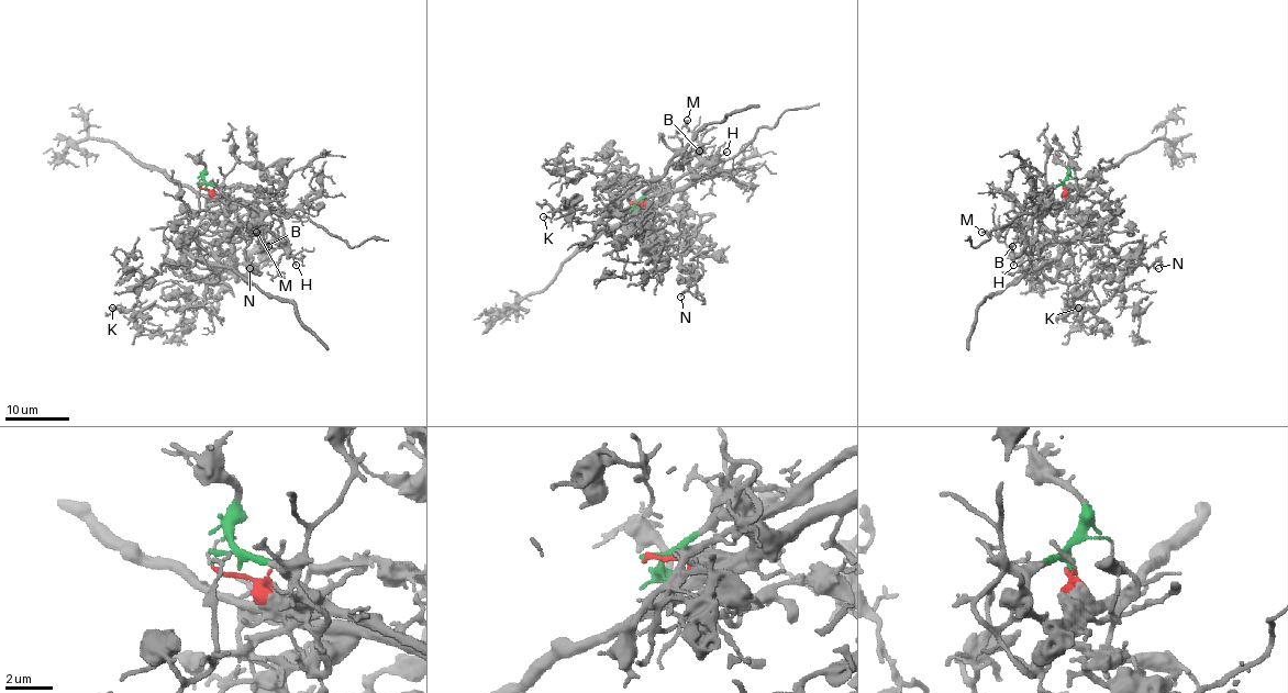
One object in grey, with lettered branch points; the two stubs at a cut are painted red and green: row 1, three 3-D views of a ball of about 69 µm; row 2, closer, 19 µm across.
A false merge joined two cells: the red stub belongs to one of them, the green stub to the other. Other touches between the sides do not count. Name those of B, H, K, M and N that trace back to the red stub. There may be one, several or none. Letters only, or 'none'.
K, N

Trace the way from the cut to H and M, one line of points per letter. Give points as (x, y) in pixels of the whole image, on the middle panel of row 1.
H: (629, 203), (651, 191), (670, 188), (702, 164), (713, 164), (726, 151)
M: (629, 203), (651, 191), (670, 188), (691, 171), (677, 135), (688, 121)

